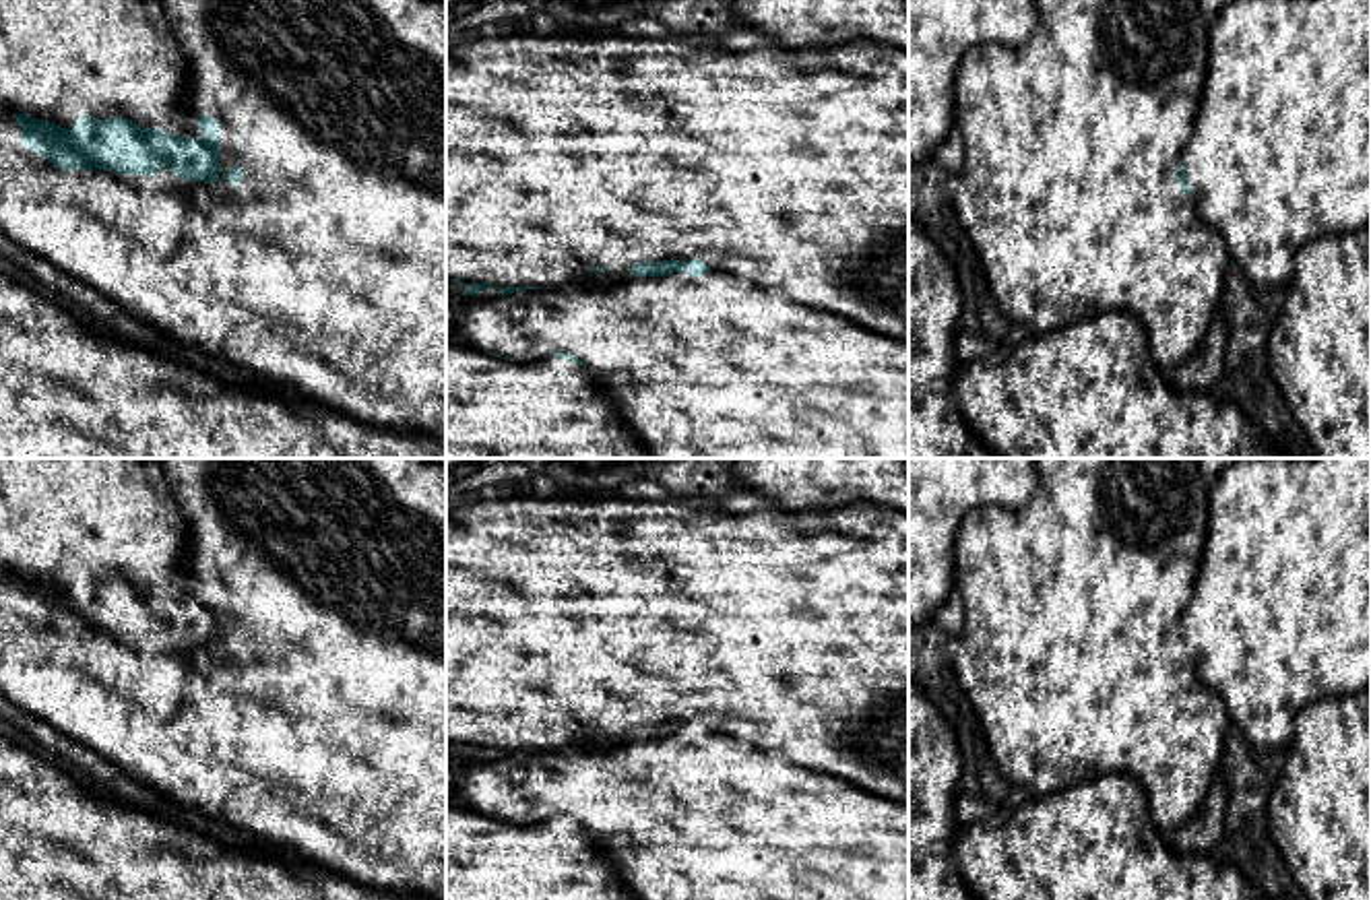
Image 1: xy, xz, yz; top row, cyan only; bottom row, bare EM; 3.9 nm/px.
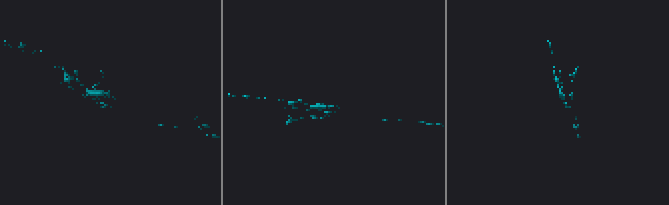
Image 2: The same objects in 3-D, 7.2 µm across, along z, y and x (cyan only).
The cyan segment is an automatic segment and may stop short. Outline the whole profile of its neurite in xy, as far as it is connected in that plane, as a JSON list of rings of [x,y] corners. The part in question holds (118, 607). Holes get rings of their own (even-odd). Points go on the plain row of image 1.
[[[0,458],[0,572],[19,586],[19,605],[39,615],[56,632],[107,632],[124,638],[155,638],[169,632],[182,644],[219,642],[217,580],[194,578],[188,570],[188,518],[173,495],[159,485],[159,471],[151,458]]]

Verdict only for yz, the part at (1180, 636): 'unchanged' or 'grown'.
grown

